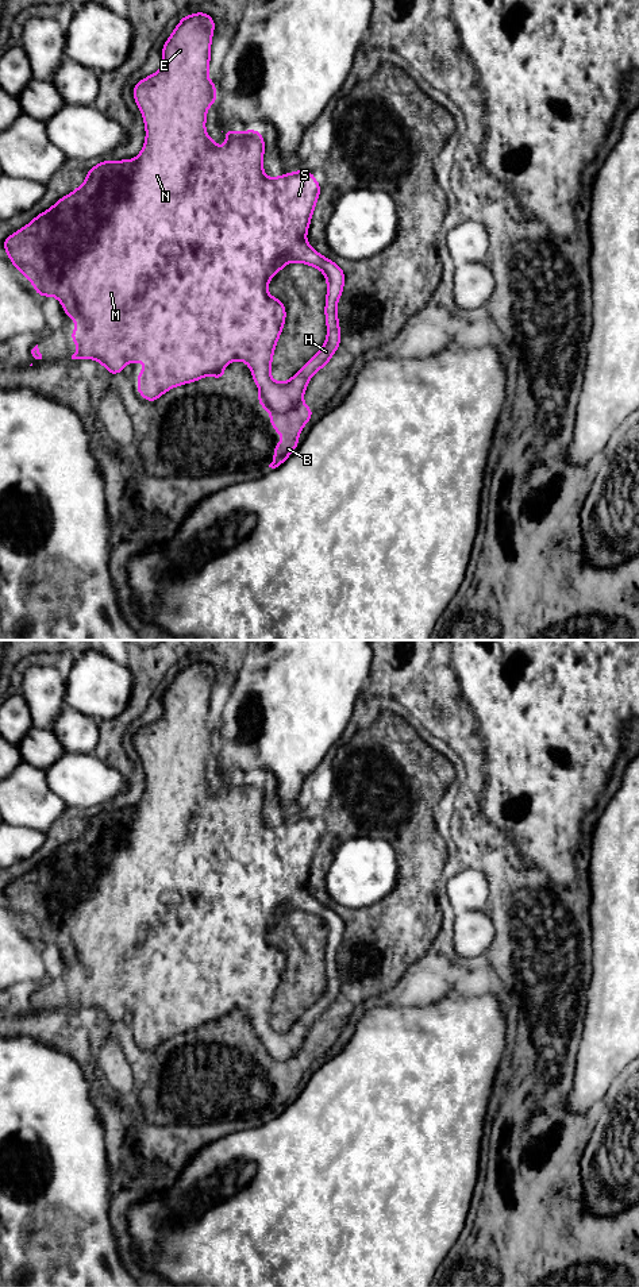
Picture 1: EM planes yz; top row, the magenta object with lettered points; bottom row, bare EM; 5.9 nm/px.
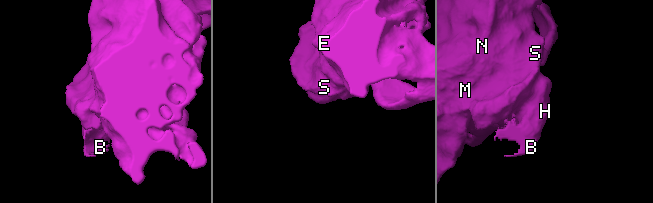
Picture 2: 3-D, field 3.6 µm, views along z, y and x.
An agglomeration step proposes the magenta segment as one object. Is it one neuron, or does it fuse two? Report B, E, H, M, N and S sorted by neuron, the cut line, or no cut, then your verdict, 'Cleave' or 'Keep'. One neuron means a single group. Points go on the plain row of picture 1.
Groups: B / E H M N S. Split along yz (261, 1040), (265, 1049), (278, 1060), (287, 1060), (301, 1049). Cleave

